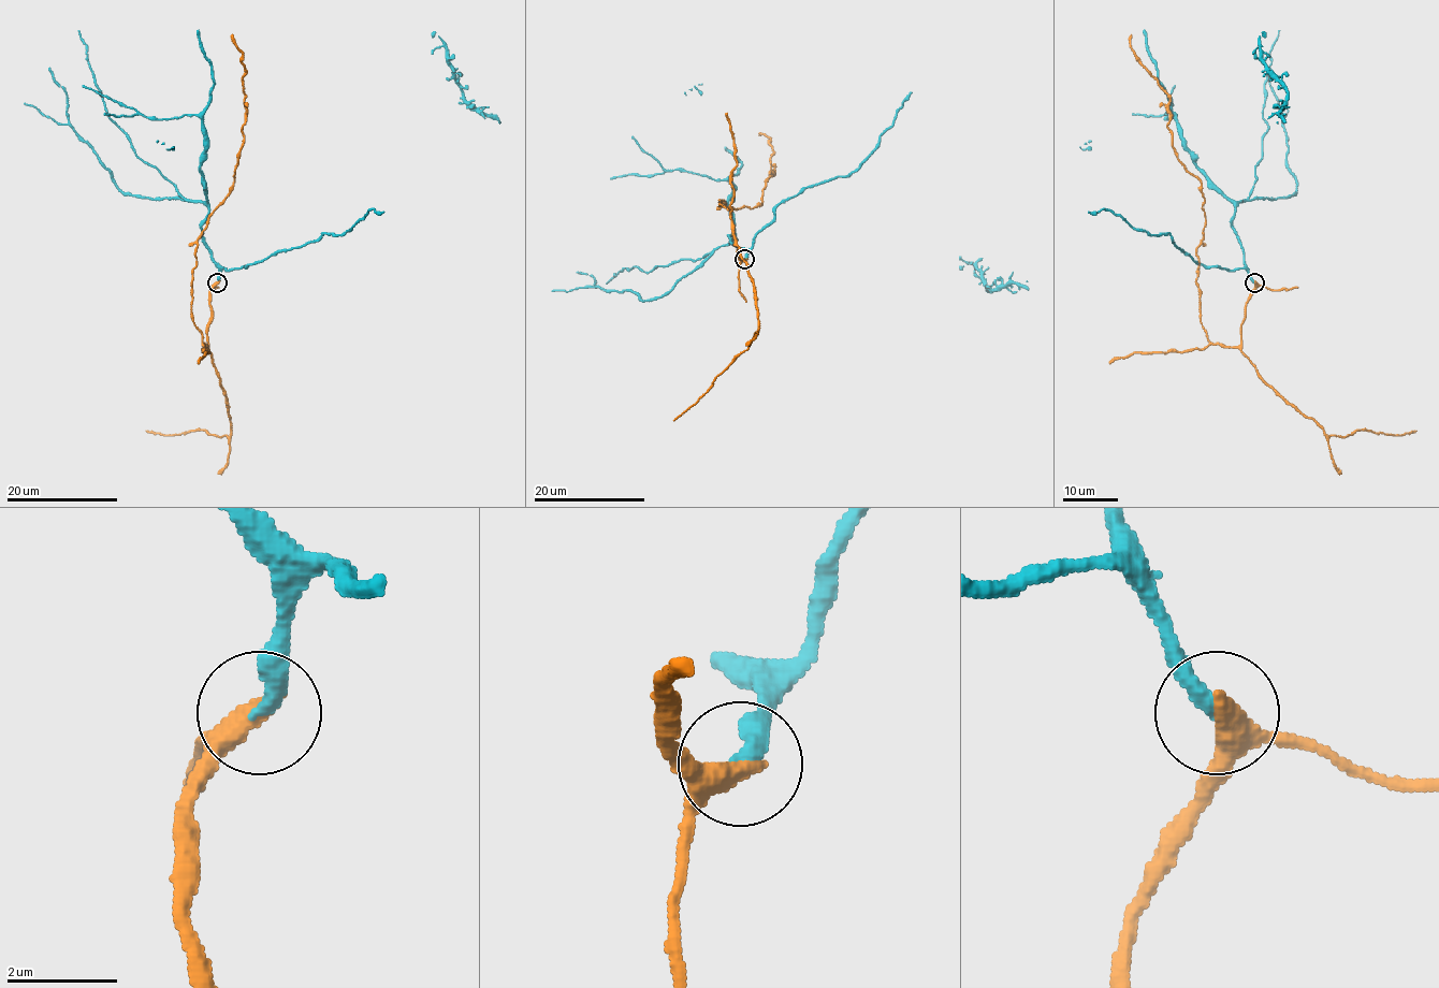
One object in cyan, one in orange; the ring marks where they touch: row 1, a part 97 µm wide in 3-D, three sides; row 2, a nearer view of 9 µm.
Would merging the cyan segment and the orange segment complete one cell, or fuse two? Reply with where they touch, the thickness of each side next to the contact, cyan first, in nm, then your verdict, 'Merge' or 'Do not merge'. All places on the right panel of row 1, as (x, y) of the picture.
Place: (1254, 282). Thickness 320 nm (cyan) against 360 nm. Merge

